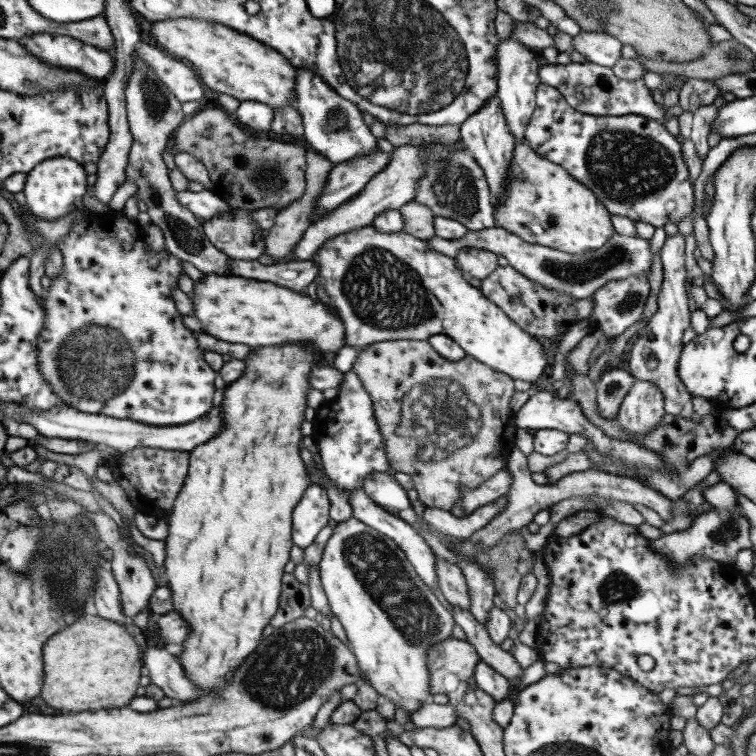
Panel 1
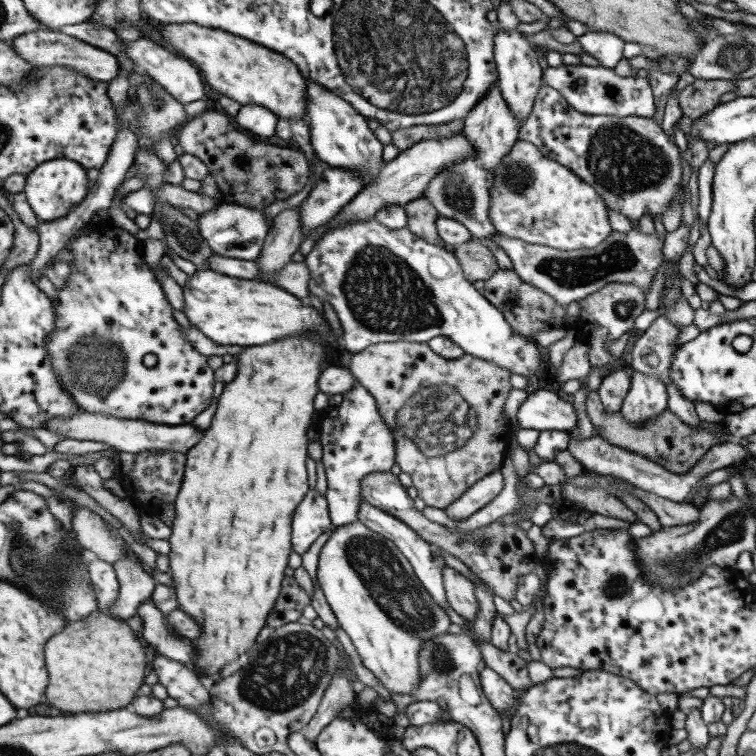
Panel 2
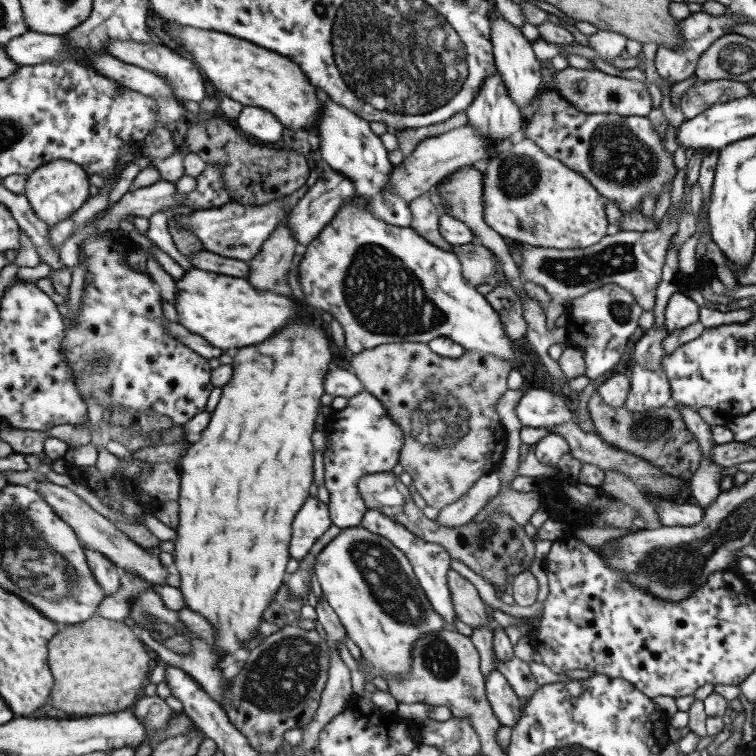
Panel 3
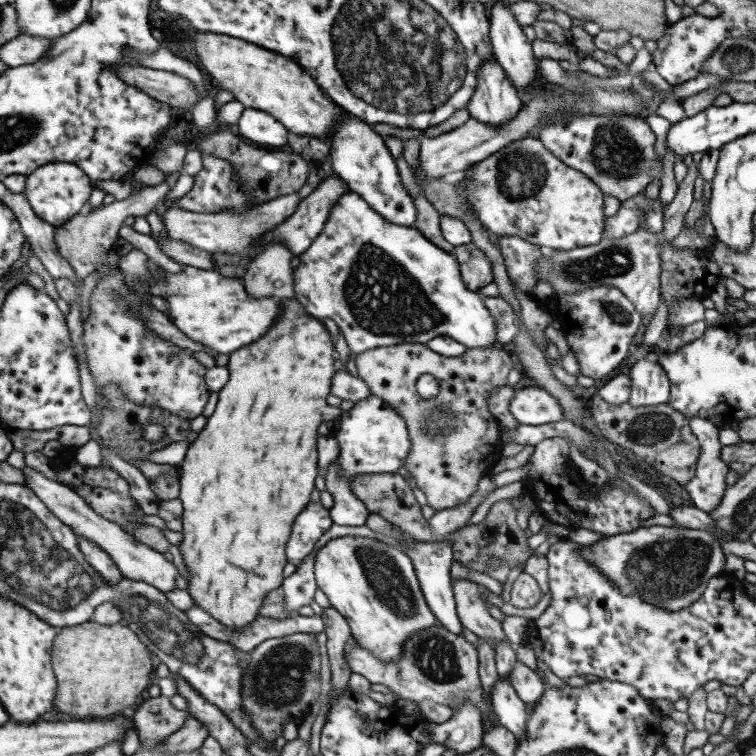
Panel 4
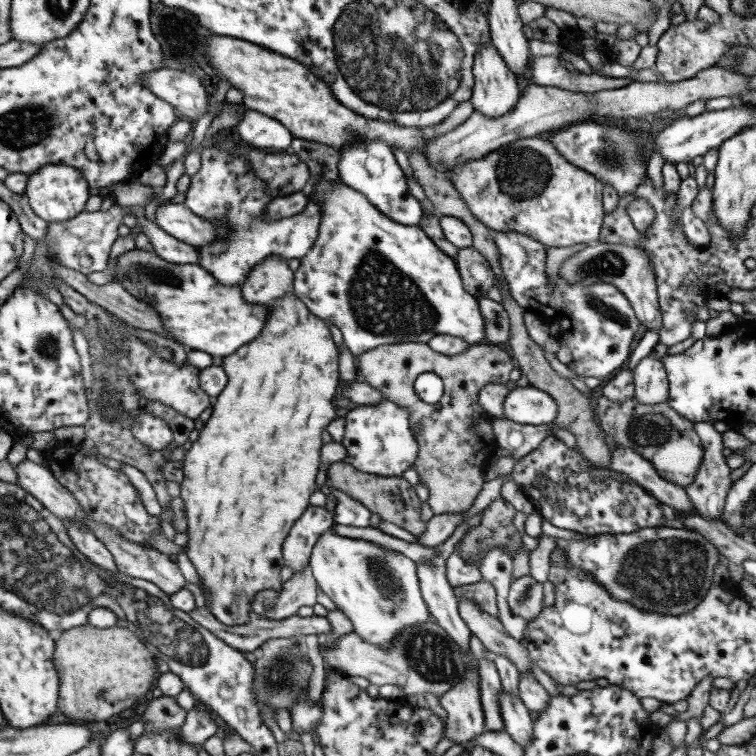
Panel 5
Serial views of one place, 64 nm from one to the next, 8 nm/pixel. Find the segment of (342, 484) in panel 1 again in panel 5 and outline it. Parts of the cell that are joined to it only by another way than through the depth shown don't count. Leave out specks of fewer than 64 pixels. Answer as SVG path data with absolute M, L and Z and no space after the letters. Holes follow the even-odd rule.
M387 399L377 404L359 404L354 409L345 410L344 431L340 444L346 450L343 462L349 463L359 472L377 476L397 476L413 466L417 458L417 441L411 434L407 409L403 409ZM326 483L326 485L329 487L331 495L337 500L333 513L333 522L335 524L343 524L344 526L354 528L372 527L370 524L371 513L367 511L363 504L352 500L349 496L332 488L330 483Z

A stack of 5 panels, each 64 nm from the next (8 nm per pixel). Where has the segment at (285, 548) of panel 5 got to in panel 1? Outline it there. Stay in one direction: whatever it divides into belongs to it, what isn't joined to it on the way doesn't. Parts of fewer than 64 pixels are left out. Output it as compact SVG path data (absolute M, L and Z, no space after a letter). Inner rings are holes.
M309 484L292 511L292 544L301 549L309 547L321 528L332 524L328 518L328 509L325 490Z

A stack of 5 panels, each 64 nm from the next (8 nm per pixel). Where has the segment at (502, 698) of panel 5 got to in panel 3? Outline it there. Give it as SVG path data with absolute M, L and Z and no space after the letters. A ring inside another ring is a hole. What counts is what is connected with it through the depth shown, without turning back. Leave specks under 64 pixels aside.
M494 670L484 677L484 693L499 724L513 728L521 714L523 700L513 692L507 679Z

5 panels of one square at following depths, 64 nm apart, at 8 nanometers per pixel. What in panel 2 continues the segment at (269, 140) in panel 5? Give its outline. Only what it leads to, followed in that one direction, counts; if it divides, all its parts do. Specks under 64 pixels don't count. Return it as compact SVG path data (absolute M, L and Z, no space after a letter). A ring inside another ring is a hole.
M243 104L234 116L239 128L251 132L259 138L269 139L274 136L277 116L259 105Z

